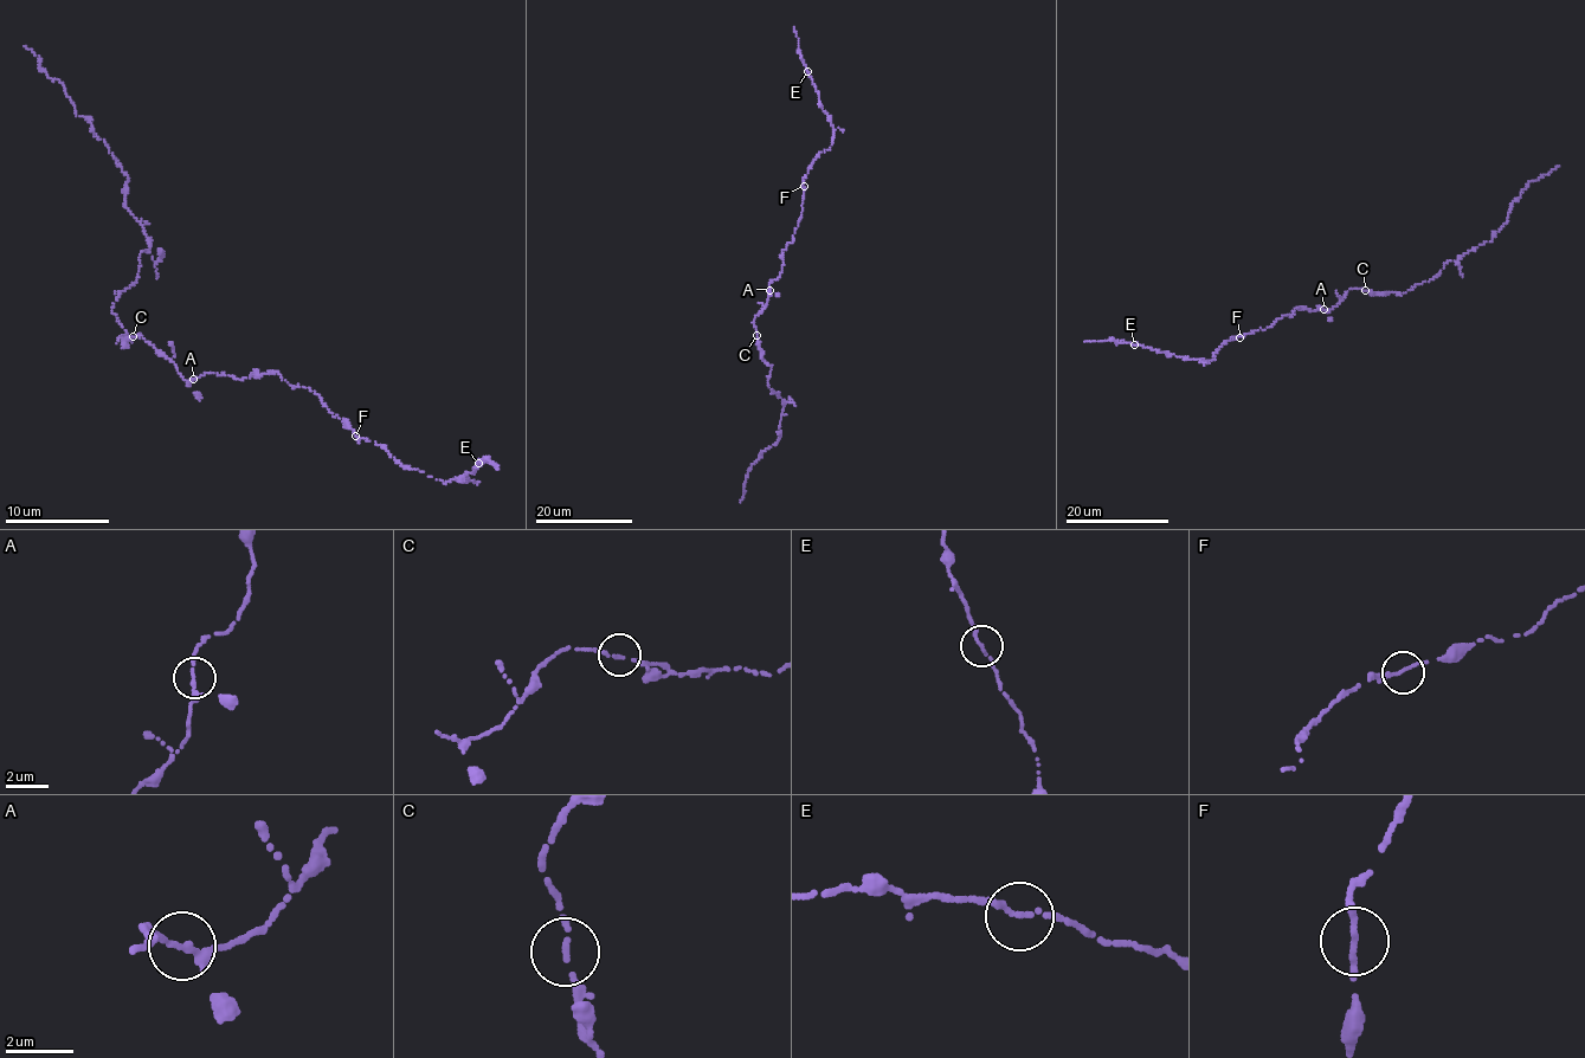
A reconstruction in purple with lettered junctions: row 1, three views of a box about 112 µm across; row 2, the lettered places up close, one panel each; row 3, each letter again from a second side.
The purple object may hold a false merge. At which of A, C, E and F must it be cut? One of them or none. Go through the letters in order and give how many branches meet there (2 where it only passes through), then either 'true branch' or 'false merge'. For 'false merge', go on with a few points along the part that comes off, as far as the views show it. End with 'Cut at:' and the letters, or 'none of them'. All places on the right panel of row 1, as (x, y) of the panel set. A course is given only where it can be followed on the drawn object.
A: 2 | true branch
C: 1 | true branch
E: 2 | true branch
F: 1 | true branch
Cut at: none of them

